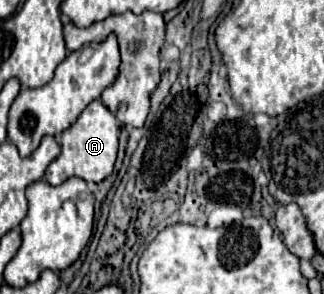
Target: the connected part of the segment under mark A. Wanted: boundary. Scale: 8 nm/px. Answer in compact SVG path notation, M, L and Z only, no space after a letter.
M93 100L81 112L81 116L75 120L75 124L71 124L59 136L61 154L47 166L45 180L49 184L53 184L53 186L65 182L71 176L79 176L79 178L83 178L87 182L101 182L101 180L105 180L113 172L113 166L115 166L117 138L119 138L117 118L99 100Z

